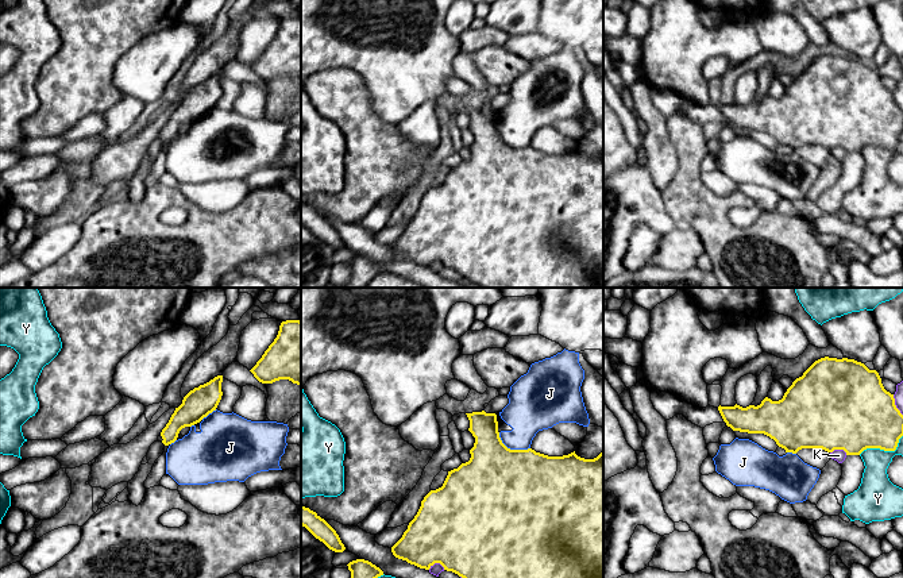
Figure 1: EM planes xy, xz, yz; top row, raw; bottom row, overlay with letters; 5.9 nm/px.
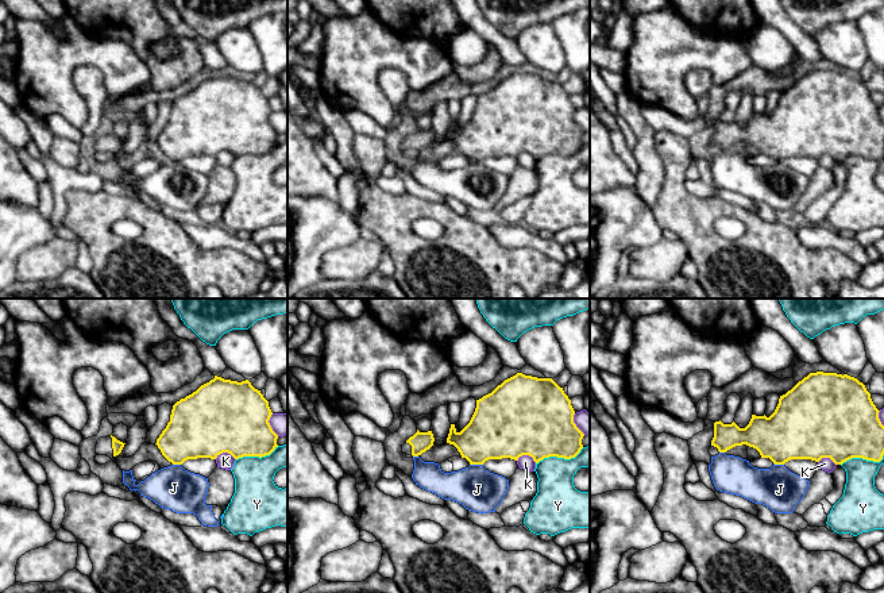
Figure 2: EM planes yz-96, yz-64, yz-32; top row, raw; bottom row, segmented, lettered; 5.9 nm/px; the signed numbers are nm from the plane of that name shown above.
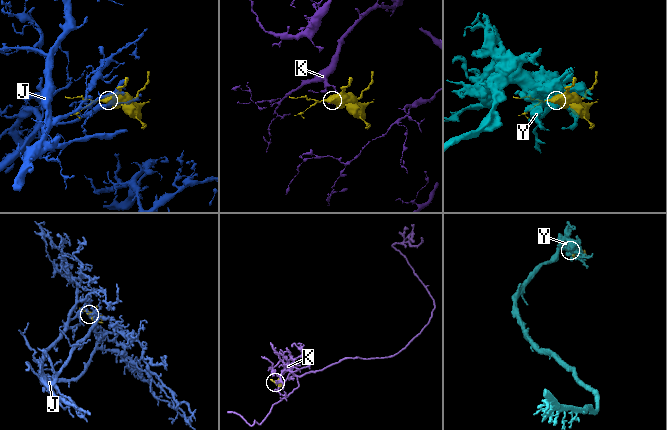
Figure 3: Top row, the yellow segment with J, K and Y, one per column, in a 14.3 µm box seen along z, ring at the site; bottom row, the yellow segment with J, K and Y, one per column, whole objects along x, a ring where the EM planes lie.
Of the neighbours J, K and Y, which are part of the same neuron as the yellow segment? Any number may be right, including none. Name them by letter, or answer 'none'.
none

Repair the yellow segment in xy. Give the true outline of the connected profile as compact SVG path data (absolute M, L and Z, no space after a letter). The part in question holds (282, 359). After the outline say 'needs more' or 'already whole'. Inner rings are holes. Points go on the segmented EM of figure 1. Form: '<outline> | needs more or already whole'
M282 321L277 338L250 371L262 384L289 379L301 385L301 321Z | already whole

